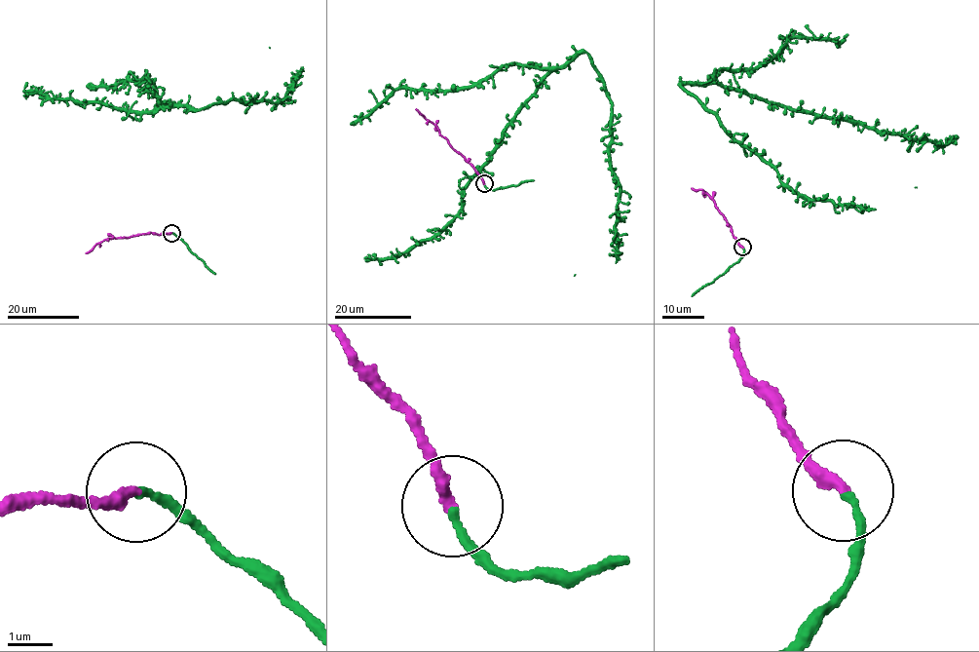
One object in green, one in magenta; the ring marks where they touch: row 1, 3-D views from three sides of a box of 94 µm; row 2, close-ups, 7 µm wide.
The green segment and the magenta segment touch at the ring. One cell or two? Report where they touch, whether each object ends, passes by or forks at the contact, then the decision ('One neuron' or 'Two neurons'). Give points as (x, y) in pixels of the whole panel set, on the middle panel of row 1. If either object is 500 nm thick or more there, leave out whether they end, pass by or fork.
Place: (484, 183). At the ring green ends. At the ring magenta ends. One neuron

